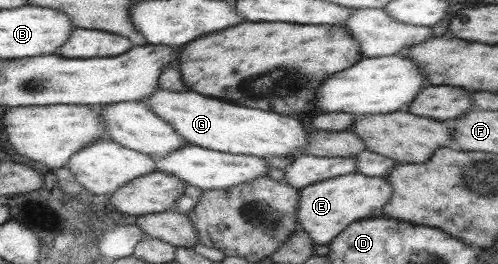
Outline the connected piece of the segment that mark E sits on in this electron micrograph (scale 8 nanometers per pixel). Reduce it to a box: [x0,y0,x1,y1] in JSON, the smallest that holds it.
[298,172,390,245]

